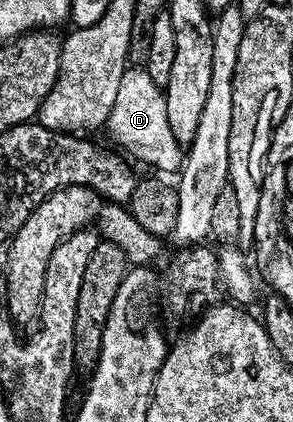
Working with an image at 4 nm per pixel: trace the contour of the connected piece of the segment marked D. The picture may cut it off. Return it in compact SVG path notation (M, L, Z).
M128 67L120 79L120 91L116 91L116 103L112 103L112 111L108 122L108 130L138 160L154 169L159 169L159 174L177 174L184 164L184 149L178 144L176 135L172 135L172 127L168 127L168 107L163 86L152 83L152 75L148 75L145 68Z

